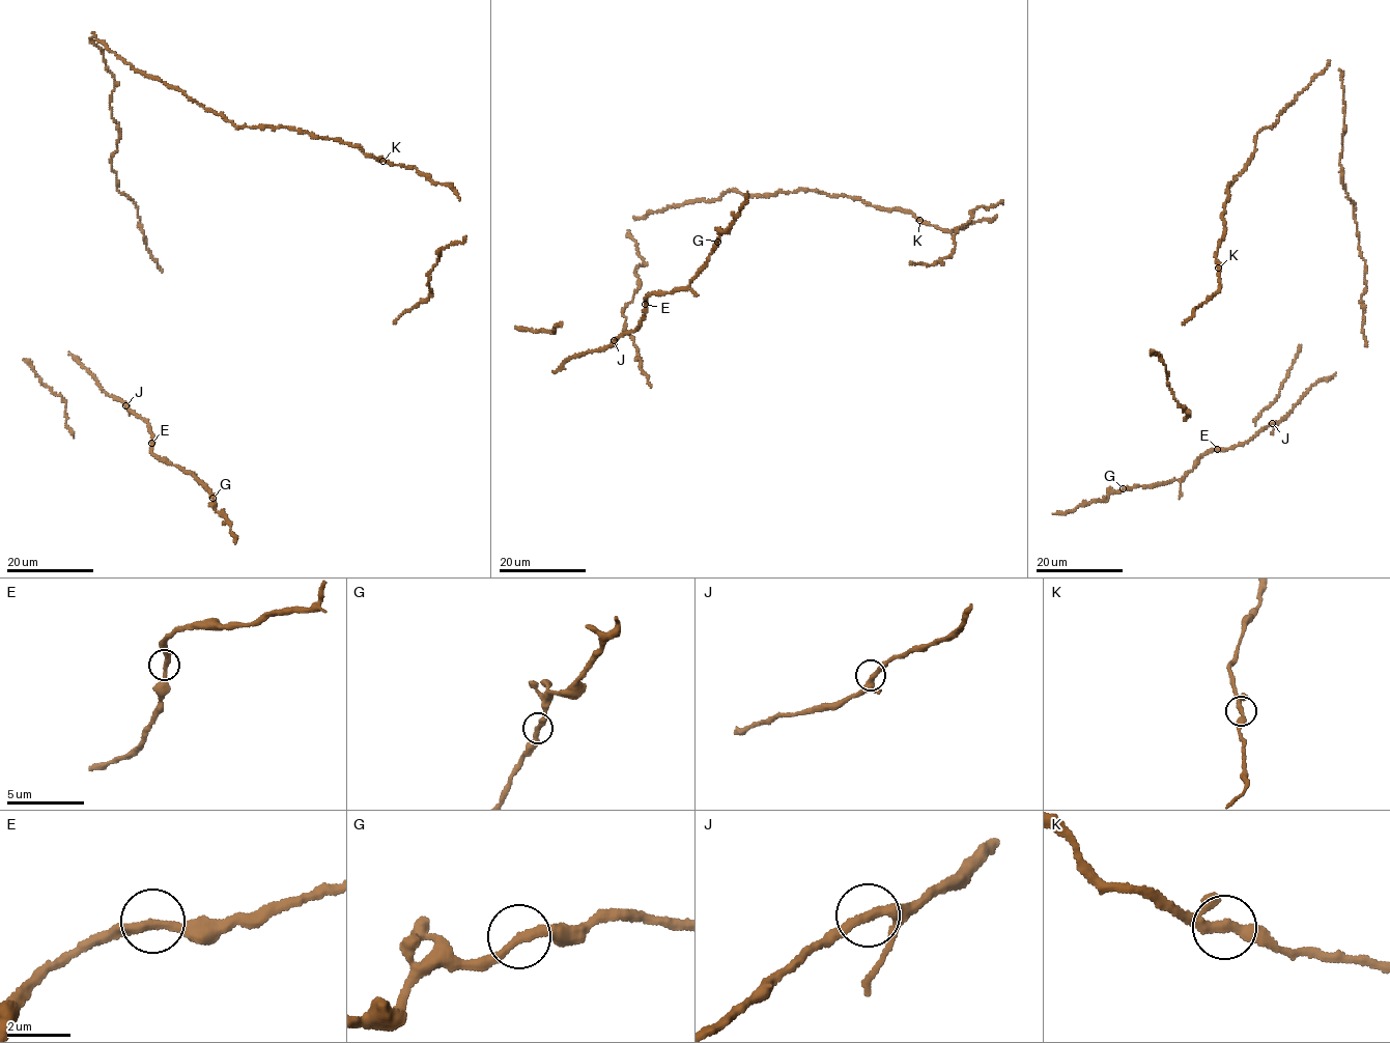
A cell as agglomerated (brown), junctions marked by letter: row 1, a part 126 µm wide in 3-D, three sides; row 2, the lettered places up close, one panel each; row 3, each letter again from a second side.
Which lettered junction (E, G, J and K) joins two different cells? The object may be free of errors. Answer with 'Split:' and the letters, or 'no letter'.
Split: no letter

